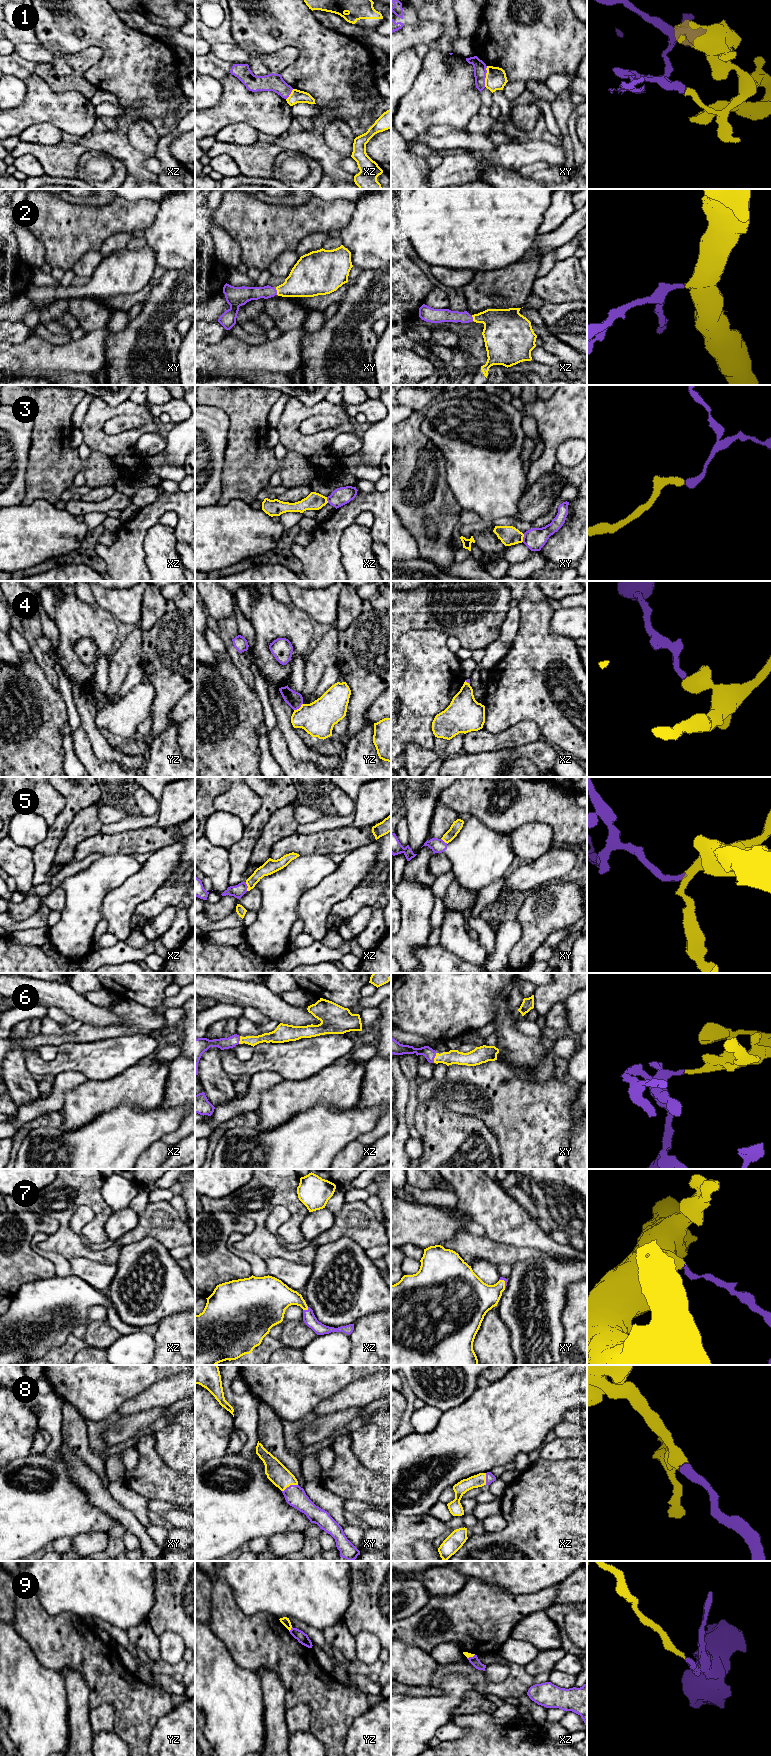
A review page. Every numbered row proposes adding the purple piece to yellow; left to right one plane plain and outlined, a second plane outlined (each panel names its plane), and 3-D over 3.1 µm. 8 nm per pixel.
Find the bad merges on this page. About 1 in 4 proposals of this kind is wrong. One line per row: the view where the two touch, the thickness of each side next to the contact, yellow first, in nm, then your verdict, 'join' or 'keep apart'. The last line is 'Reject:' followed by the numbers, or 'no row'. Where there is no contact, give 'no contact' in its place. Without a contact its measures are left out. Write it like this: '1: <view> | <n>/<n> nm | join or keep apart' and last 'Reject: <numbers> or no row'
1: xy | 170/100 nm | keep apart
2: xy | 280/120 nm | join
3: xy | 160/170 nm | keep apart
4: yz | 280/130 nm | keep apart
5: xz | 120/100 nm | keep apart
6: xy | 110/90 nm | join
7: xz | 240/100 nm | join
8: xy | 170/170 nm | join
9: yz | 70/90 nm | keep apart
Reject: 1, 3, 4, 5, 9

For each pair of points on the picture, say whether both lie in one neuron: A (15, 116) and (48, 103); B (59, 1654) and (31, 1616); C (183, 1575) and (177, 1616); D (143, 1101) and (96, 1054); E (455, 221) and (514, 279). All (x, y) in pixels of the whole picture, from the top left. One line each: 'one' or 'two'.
A: one
B: one
C: one
D: two
E: two

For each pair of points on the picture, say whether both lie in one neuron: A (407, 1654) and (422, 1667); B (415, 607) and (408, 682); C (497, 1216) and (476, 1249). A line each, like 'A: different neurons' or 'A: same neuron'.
A: same neuron
B: different neurons
C: different neurons

